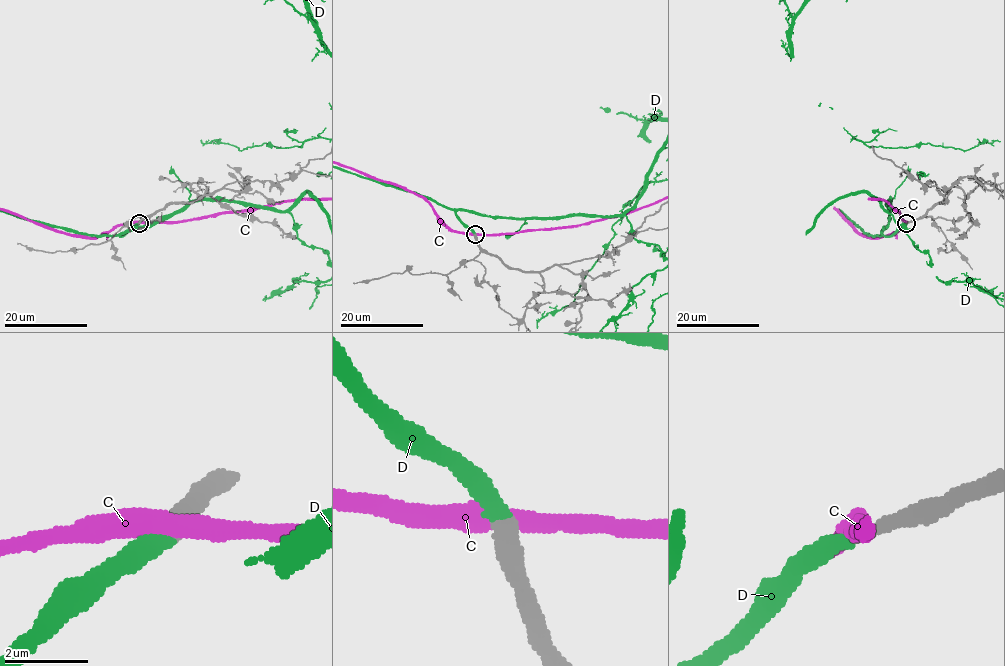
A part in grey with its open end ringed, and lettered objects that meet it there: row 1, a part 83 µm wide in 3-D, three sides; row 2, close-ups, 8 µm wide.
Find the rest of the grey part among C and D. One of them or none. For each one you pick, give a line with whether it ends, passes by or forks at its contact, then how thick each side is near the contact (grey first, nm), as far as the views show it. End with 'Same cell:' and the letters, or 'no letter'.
D: It ends there. Thickness 400 nm (grey) against 400 nm
Same cell: D

